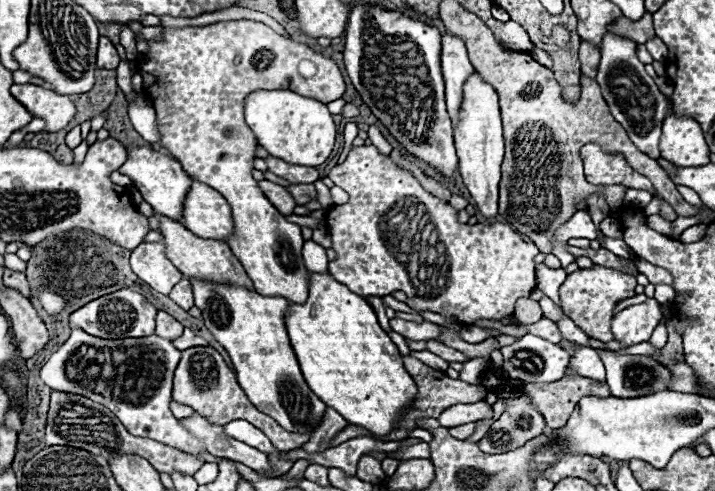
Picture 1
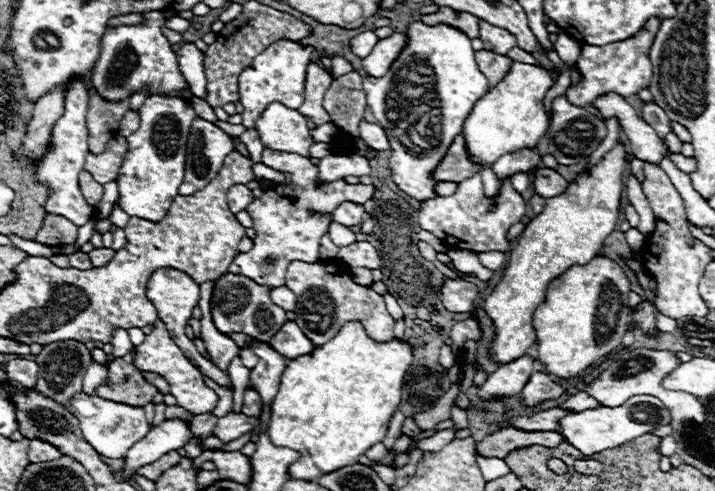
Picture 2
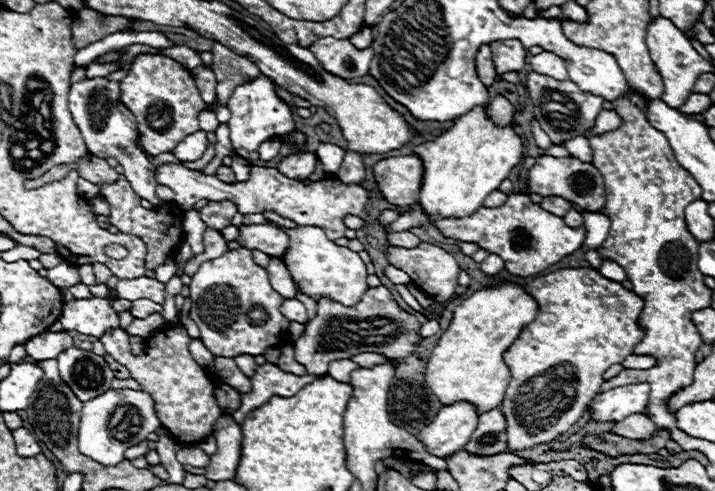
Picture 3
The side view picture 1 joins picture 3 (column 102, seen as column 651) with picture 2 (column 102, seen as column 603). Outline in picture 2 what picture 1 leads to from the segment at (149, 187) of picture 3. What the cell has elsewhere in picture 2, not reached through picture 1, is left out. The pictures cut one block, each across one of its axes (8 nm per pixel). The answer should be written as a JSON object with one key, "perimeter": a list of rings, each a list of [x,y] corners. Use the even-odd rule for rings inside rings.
{"perimeter":[[[148,12],[144,16],[146,16],[144,24],[110,27],[102,38],[100,58],[96,60],[92,86],[96,86],[104,98],[122,100],[130,92],[138,92],[142,84],[150,84],[152,94],[190,88],[184,74],[180,72],[176,52],[172,52],[170,42],[160,32],[160,26],[166,22],[164,12]]]}

